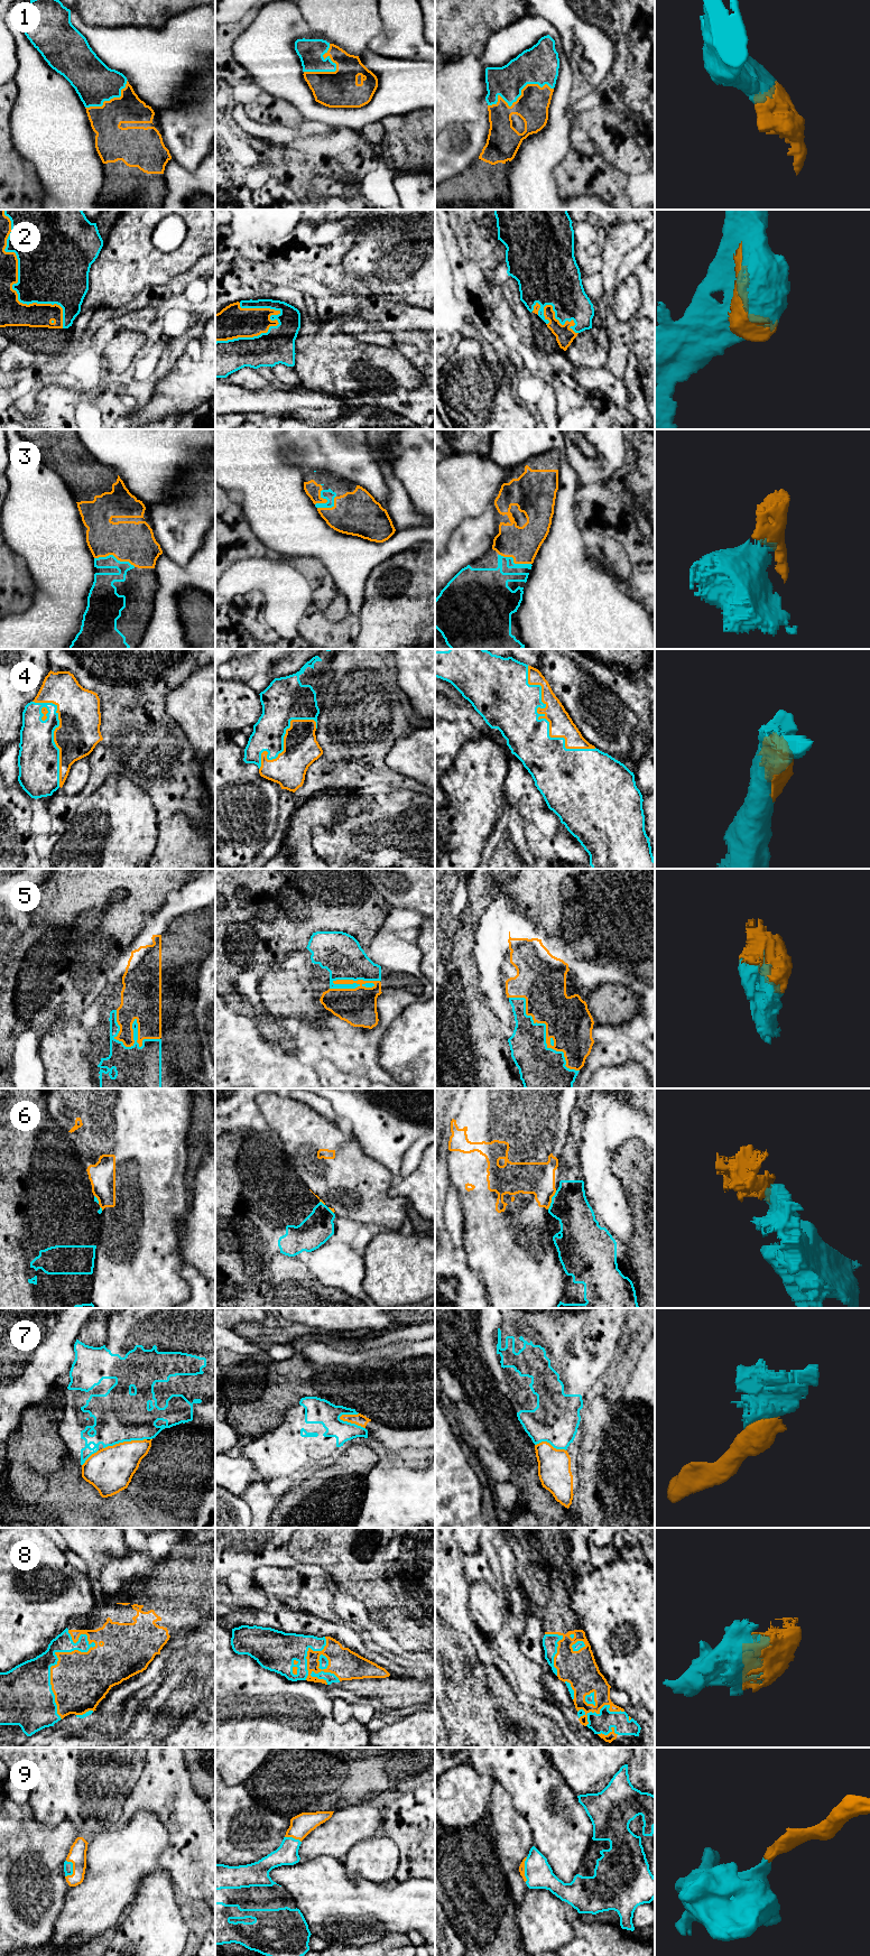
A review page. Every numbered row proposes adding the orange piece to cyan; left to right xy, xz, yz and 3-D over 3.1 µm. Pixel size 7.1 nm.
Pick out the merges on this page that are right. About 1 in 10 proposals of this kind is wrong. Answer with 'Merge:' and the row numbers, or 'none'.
Merge: 1, 2, 3, 4, 5, 8, 9

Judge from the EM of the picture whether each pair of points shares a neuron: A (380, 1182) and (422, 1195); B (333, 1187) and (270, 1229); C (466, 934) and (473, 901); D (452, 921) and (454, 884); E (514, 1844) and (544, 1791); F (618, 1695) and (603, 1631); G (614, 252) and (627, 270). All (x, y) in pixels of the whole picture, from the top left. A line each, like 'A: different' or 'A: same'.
A: different
B: different
C: same
D: same
E: different
F: different
G: different

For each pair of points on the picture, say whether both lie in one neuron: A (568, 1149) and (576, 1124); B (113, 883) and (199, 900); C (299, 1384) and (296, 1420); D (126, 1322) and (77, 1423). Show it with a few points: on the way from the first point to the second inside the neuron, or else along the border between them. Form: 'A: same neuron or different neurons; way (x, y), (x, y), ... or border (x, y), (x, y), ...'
A: same neuron; way (573, 1143), (575, 1130)
B: different neurons; border (182, 883), (167, 895), (166, 904), (162, 908)
C: different neurons; border (314, 1396), (305, 1396), (289, 1408)
D: same neuron; way (126, 1346), (125, 1375), (102, 1398)

